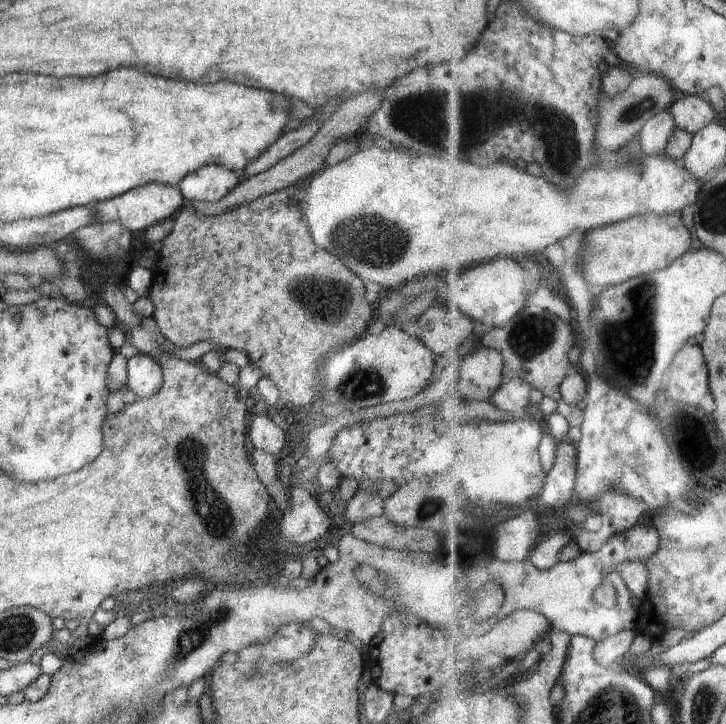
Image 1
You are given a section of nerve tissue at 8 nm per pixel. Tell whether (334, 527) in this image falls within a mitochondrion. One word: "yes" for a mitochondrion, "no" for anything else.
no

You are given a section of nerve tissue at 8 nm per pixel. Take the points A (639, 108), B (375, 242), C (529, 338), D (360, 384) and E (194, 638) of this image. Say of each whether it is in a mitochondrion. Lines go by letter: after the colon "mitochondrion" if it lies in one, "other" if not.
A: mitochondrion
B: mitochondrion
C: mitochondrion
D: mitochondrion
E: mitochondrion

